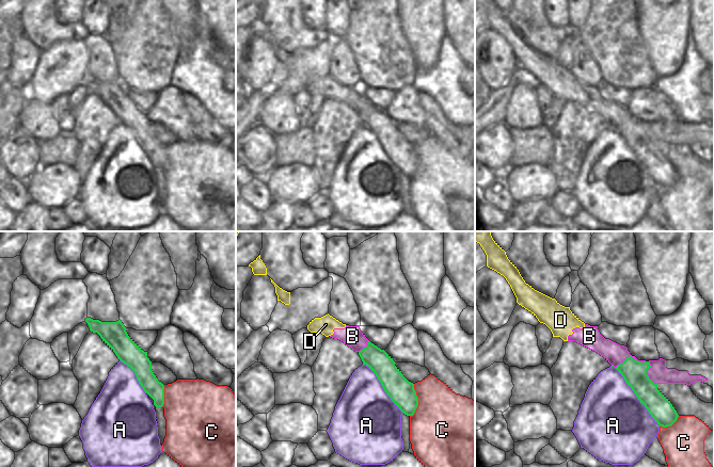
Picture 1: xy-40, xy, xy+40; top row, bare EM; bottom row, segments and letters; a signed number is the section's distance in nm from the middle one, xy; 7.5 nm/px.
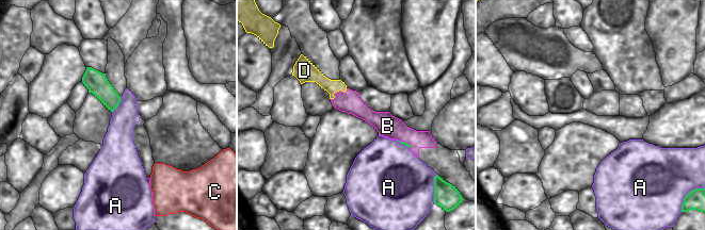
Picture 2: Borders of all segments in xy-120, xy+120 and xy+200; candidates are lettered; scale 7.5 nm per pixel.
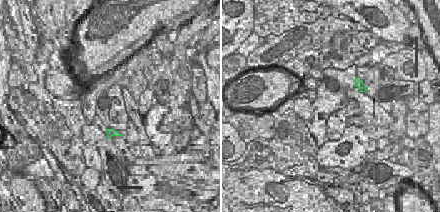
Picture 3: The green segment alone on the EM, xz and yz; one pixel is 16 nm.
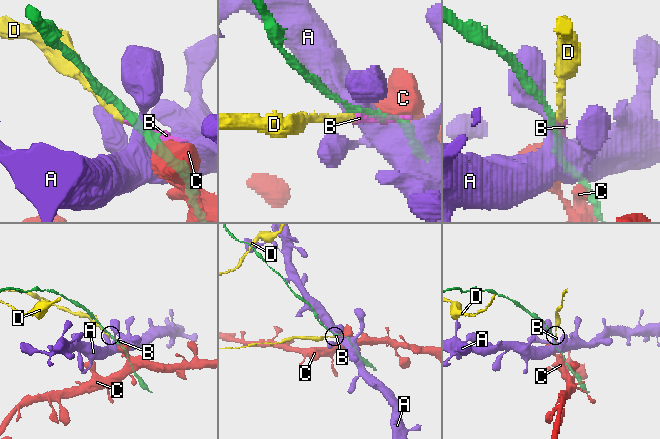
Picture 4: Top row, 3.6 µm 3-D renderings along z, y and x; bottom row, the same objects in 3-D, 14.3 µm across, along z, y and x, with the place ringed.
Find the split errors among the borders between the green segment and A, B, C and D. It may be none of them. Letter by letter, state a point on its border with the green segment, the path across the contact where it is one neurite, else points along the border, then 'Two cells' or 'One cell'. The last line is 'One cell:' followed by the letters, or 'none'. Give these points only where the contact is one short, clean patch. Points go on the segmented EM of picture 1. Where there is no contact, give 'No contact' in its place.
A: Touches green at xy+40 (636, 396). Two cells
B: Touches green at xy+40 (630, 356). Two cells
C: Touches green at xy (417, 401). Two cells
D: No contact. Two cells
One cell: none

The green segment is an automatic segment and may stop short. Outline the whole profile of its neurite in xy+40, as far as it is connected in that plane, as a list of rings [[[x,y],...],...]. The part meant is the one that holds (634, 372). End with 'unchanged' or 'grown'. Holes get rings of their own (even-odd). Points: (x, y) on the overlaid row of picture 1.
[[[629,356],[616,369],[653,420],[660,426],[671,426],[679,415],[670,401],[657,389],[657,384],[649,379],[647,370],[650,368],[649,361],[640,363]]]; unchanged

